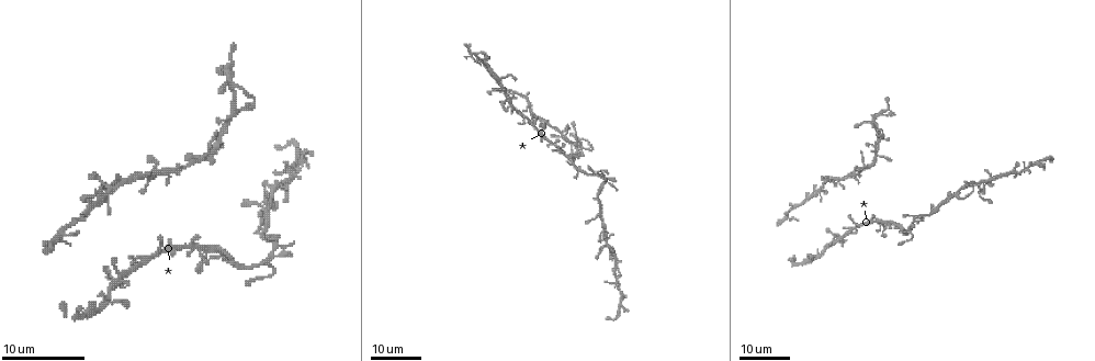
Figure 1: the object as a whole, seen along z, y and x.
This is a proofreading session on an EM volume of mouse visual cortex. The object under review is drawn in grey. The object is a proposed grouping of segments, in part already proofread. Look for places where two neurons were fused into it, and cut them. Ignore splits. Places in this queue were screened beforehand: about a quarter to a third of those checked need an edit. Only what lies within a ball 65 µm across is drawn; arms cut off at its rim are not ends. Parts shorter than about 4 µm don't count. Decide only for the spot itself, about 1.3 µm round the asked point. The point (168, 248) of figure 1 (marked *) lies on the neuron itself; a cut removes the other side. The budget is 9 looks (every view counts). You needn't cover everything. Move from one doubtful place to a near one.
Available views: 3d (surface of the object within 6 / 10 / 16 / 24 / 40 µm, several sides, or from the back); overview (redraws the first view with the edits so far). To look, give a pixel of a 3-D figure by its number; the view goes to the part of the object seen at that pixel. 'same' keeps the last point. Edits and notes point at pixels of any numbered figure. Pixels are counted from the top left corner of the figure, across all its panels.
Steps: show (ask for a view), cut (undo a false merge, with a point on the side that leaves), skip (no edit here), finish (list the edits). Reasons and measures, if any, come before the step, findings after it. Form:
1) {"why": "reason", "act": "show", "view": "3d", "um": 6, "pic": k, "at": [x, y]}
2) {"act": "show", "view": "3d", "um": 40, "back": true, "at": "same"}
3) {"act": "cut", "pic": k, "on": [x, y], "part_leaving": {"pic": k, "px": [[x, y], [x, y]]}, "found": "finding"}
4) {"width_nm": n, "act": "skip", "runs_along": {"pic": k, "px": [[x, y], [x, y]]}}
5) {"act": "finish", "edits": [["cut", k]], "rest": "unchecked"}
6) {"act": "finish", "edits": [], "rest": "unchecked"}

{"act": "show", "view": "3d", "um": 24, "pic": 1, "at": [178, 172]}

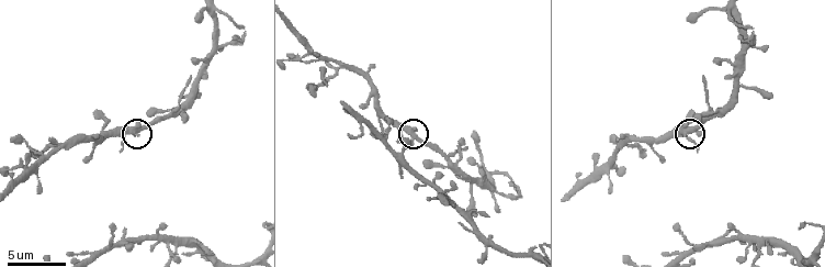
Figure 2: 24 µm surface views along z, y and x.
{"act": "show", "view": "3d", "um": 10, "pic": 2, "at": [410, 129]}

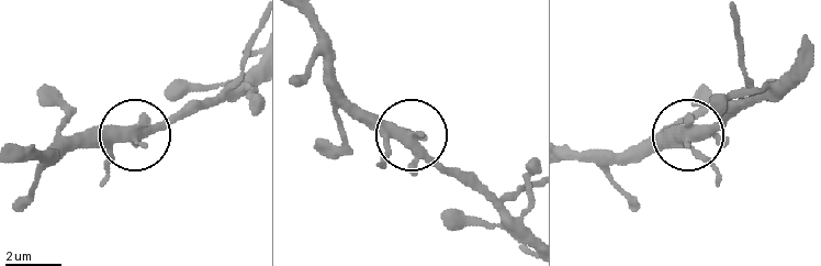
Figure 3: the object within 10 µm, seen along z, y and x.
{"act": "skip", "found": "continuous, no second neuron"}

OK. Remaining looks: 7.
{"why": "abrupt turn", "act": "show", "view": "3d", "um": 24, "pic": 1, "at": [273, 277]}

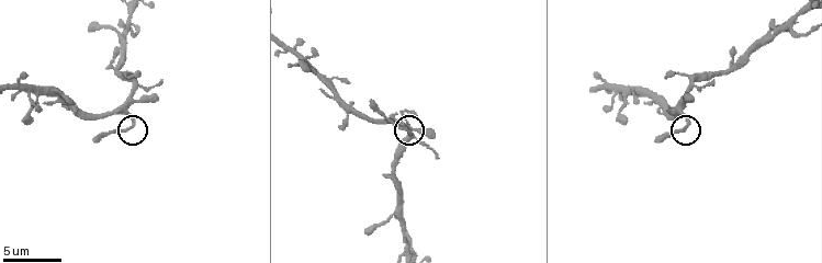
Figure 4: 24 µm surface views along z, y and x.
{"act": "show", "view": "3d", "um": 10, "pic": 4, "at": [130, 128]}

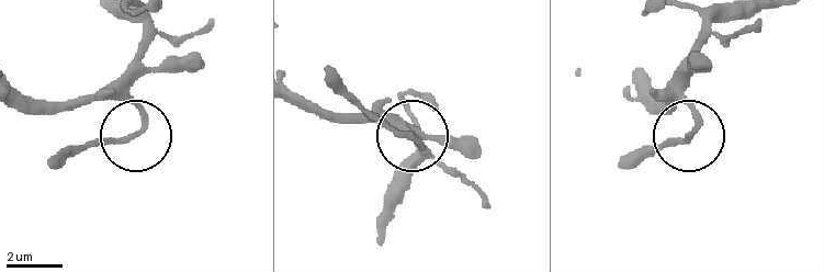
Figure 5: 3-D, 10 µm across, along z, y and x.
{"act": "skip", "runs_along": {"pic": 5, "px": [[21, 98], [120, 98], [138, 112], [126, 135], [66, 147]]}, "found": "one neuron here"}

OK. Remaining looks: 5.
{"why": "three-way junction", "act": "show", "view": "3d", "um": 16, "pic": 1, "at": [608, 244]}

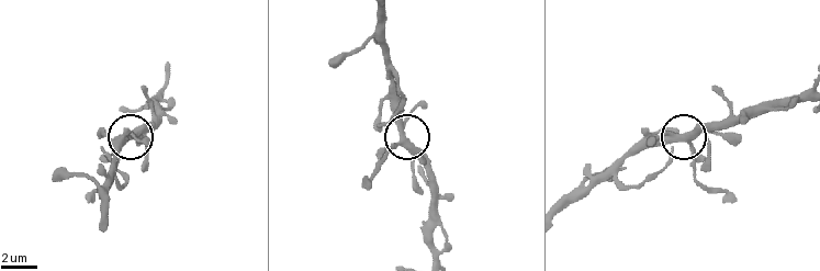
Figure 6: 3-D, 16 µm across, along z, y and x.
{"why": "closer look", "act": "show", "view": "3d", "um": 6, "pic": 6, "at": [690, 139]}

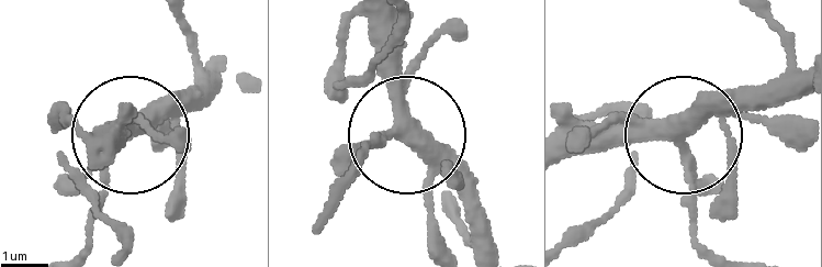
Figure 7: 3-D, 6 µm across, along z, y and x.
{"act": "show", "view": "3d", "um": 6, "back": true, "pic": 7, "at": [408, 134]}

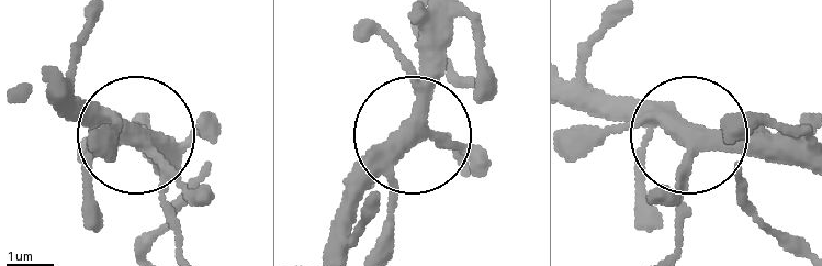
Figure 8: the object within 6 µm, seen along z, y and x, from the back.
{"arms": 3, "act": "skip", "runs_along": {"pic": 8, "px": [[799, 166], [697, 143], [682, 183], [682, 248]]}, "found": "all the same neuron"}

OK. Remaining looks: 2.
{"why": "small branch off a trunk", "act": "show", "view": "3d", "um": 10, "pic": 2, "at": [449, 156]}

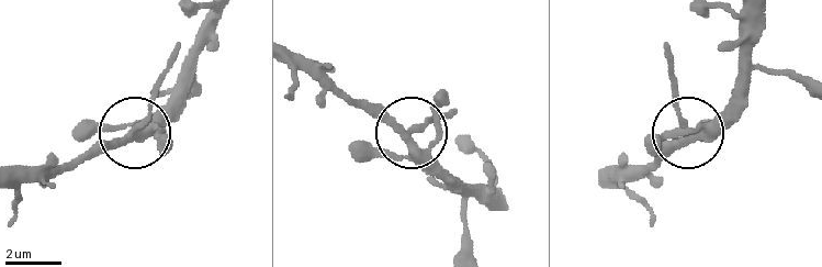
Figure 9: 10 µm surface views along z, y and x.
{"act": "show", "view": "3d", "um": 6, "pic": 9, "at": [411, 133]}

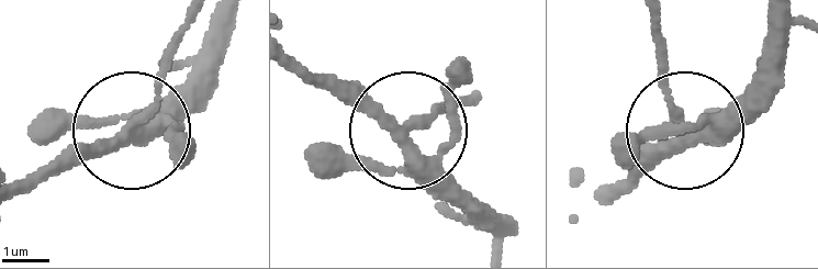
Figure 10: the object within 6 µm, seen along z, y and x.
{"act": "skip", "found": "all the same neuron"}

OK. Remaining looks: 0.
{"act": "finish", "edits": [], "rest": "unchecked"}

